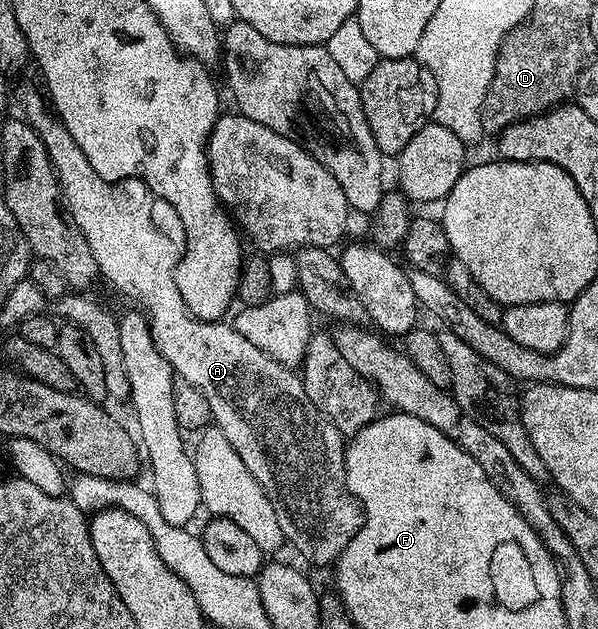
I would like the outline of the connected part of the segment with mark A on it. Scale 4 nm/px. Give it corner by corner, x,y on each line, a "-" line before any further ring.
31,91
24,97
21,115
35,130
37,137
41,137
49,153
49,161
59,178
59,193
66,214
77,225
85,241
89,241
89,249
93,249
93,261
97,261
100,276
104,280
107,278
129,302
140,307
136,308
151,327
151,342
169,361
176,376
197,385
197,389
205,393
214,426
225,433
225,441
237,449
237,455
241,461
245,461
249,473
253,473
255,480
273,501
284,540
288,544
291,542
309,562
330,568
363,524
363,508
347,490
345,436
324,419
313,401
309,401
302,378
292,368
273,361
269,353
261,353
261,349
245,341
245,337
241,337
230,322
200,319
189,310
175,280
175,243
155,224
156,196
140,179
118,183
105,181
105,177
101,177
97,169
89,165
89,157
81,153
81,145
73,141
69,129
65,129
62,121
53,114
48,100
40,95

